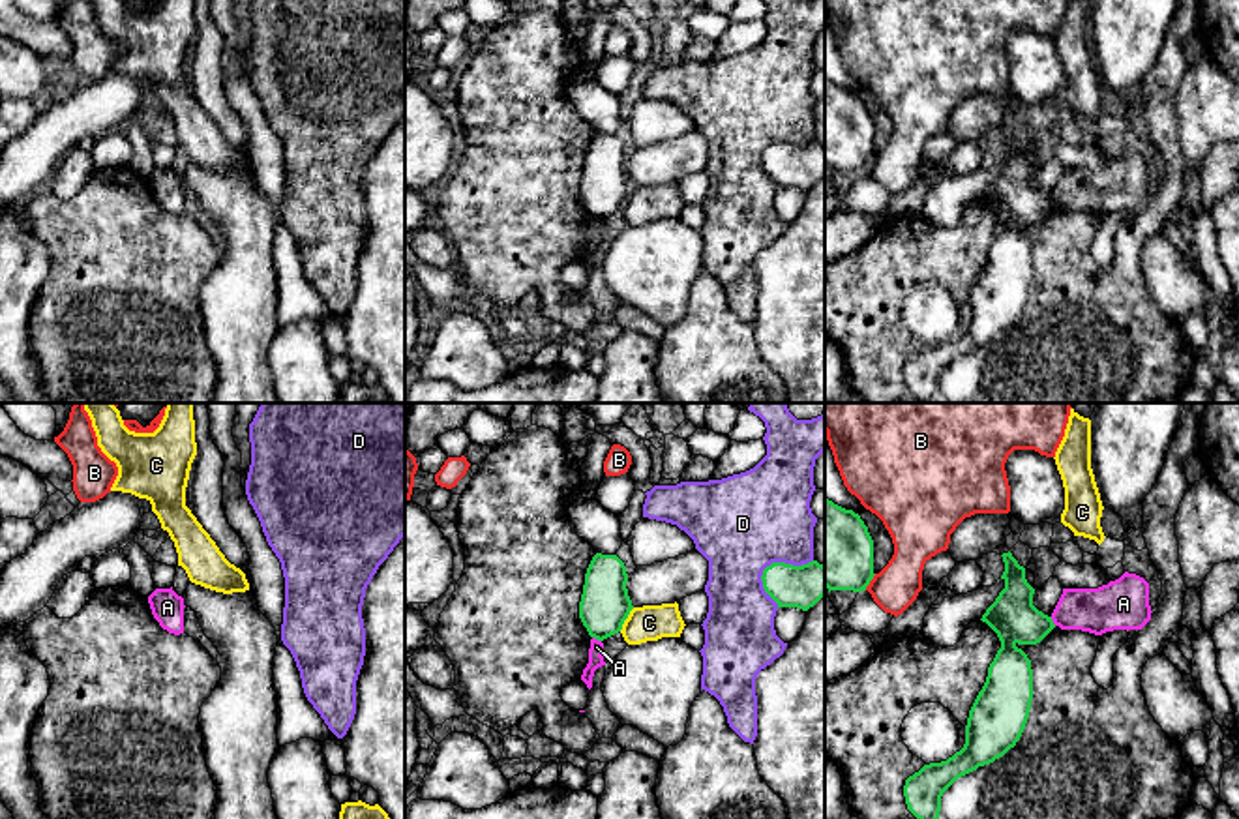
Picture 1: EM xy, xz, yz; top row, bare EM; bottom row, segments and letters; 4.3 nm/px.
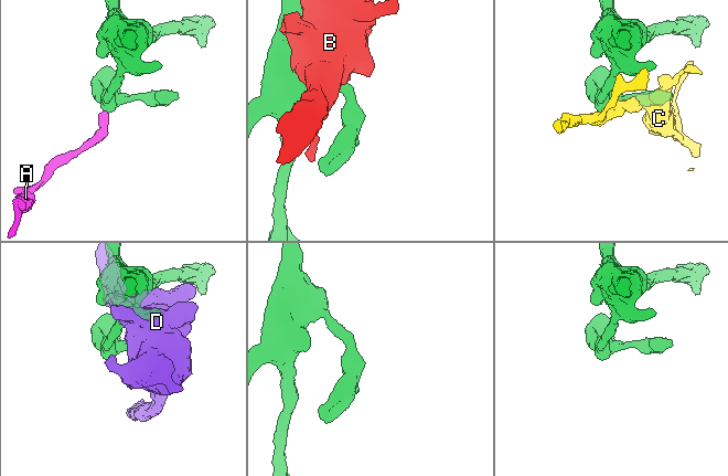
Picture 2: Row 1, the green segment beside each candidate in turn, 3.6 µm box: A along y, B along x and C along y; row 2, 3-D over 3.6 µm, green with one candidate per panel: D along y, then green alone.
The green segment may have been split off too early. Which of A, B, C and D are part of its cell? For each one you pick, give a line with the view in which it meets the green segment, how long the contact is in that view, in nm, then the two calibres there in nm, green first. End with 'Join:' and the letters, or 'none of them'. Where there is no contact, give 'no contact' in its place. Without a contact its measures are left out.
Join: none of them

